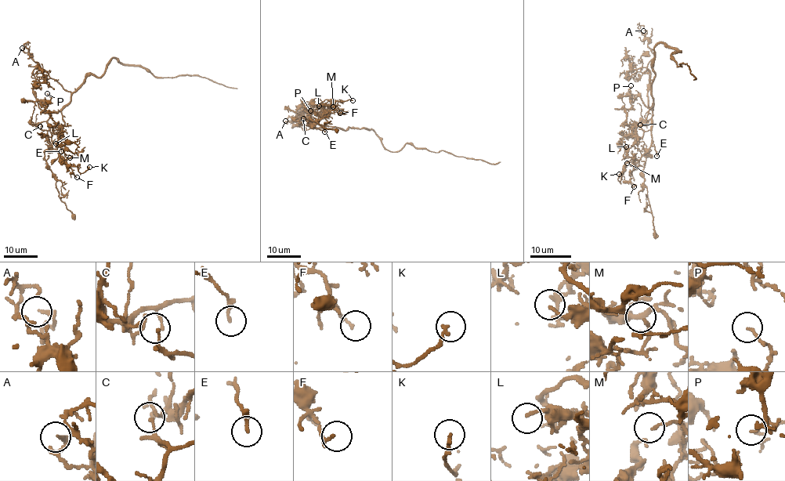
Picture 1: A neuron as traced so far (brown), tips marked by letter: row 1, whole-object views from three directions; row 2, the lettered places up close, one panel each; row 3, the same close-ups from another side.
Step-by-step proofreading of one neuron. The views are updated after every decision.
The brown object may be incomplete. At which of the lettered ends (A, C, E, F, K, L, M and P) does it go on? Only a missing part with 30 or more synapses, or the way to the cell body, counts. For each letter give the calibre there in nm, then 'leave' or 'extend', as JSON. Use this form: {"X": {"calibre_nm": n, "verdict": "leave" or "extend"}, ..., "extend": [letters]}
{"A": {"calibre_nm": 160, "verdict": "leave"}, "C": {"calibre_nm": 70, "verdict": "extend"}, "E": {"calibre_nm": 170, "verdict": "leave"}, "F": {"calibre_nm": 160, "verdict": "leave"}, "K": {"calibre_nm": 150, "verdict": "leave"}, "L": {"calibre_nm": 140, "verdict": "leave"}, "M": {"calibre_nm": 130, "verdict": "leave"}, "P": {"calibre_nm": 90, "verdict": "leave"}, "extend": ["C"]}

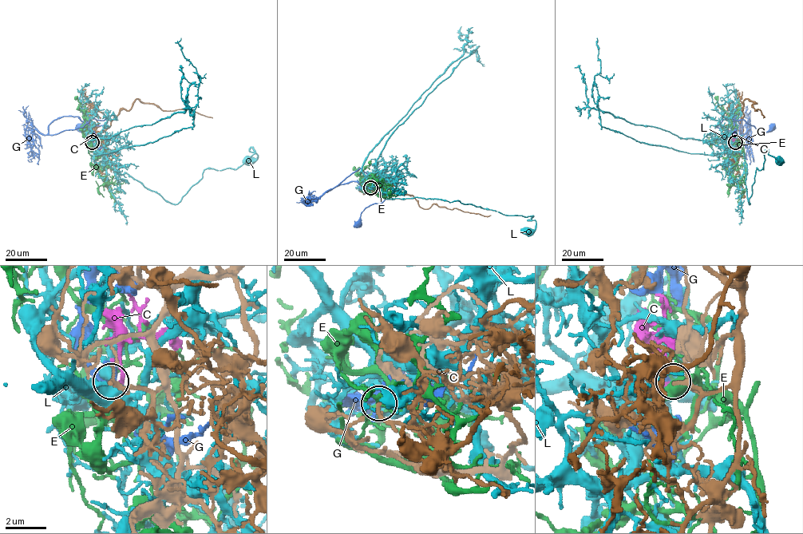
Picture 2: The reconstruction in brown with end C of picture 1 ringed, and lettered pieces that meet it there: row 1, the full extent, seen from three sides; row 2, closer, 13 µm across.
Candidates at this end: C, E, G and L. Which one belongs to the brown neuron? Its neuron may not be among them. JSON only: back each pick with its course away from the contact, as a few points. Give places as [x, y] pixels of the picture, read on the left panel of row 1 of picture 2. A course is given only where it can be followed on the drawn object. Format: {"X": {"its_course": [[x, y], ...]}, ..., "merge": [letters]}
{"merge": ["C"]}

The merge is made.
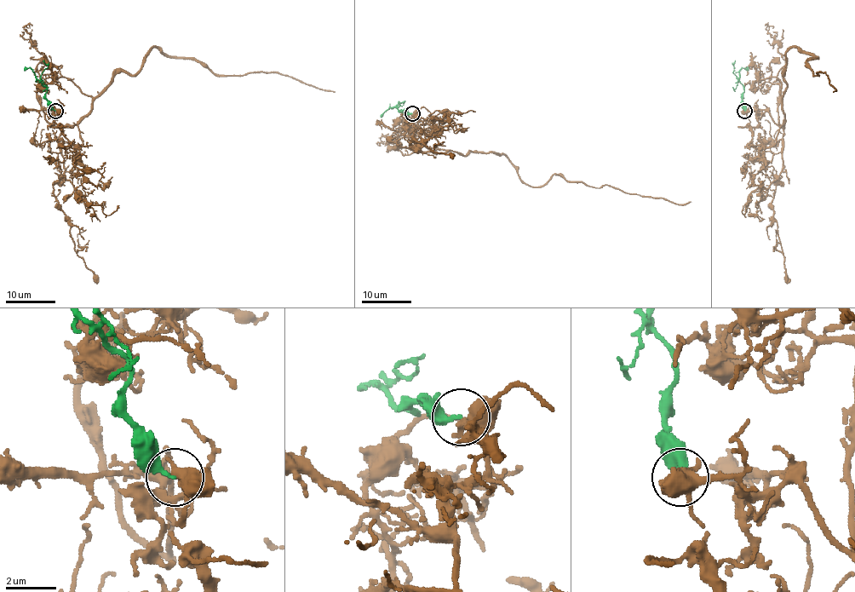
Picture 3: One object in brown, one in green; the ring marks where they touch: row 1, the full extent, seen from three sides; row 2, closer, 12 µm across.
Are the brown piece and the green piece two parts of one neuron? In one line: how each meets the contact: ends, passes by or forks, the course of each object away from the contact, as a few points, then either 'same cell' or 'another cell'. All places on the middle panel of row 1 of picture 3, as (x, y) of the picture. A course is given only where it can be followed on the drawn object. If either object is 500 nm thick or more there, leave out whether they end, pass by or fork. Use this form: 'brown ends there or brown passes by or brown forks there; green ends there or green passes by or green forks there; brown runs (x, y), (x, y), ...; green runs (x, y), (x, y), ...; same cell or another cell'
brown forks there; green ends there; brown runs (412, 114), (414, 150), (505, 155), (534, 187), (561, 175), (598, 188), (610, 185), (678, 204), (691, 202); green runs (412, 114), (391, 107), (381, 117); another cell

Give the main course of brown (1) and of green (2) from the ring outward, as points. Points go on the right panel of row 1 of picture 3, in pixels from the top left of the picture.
1: (745, 110), (766, 112), (783, 125), (791, 48), (818, 57), (806, 63), (813, 76), (824, 71), (834, 91)
2: (745, 110), (742, 99), (744, 89), (739, 82), (739, 73), (743, 68), (749, 69)

